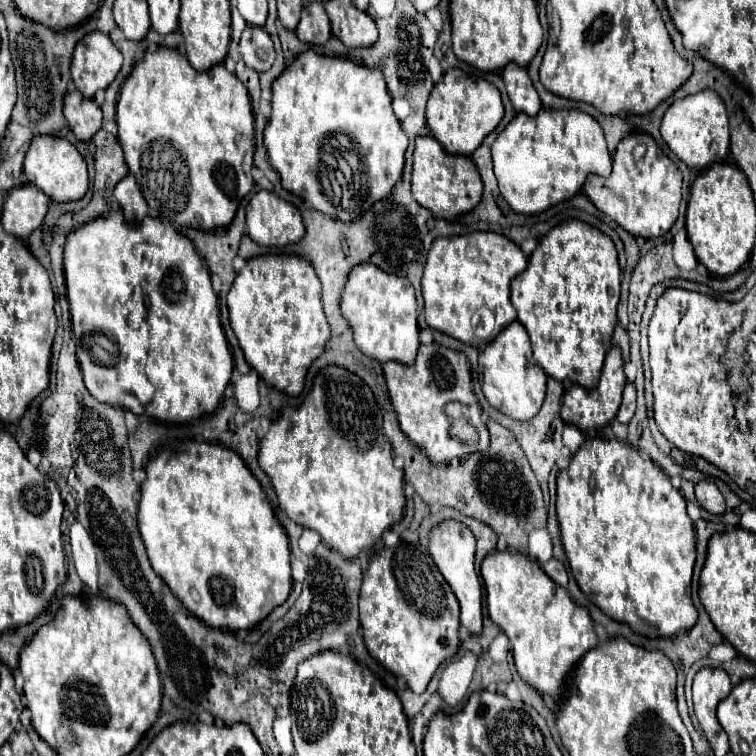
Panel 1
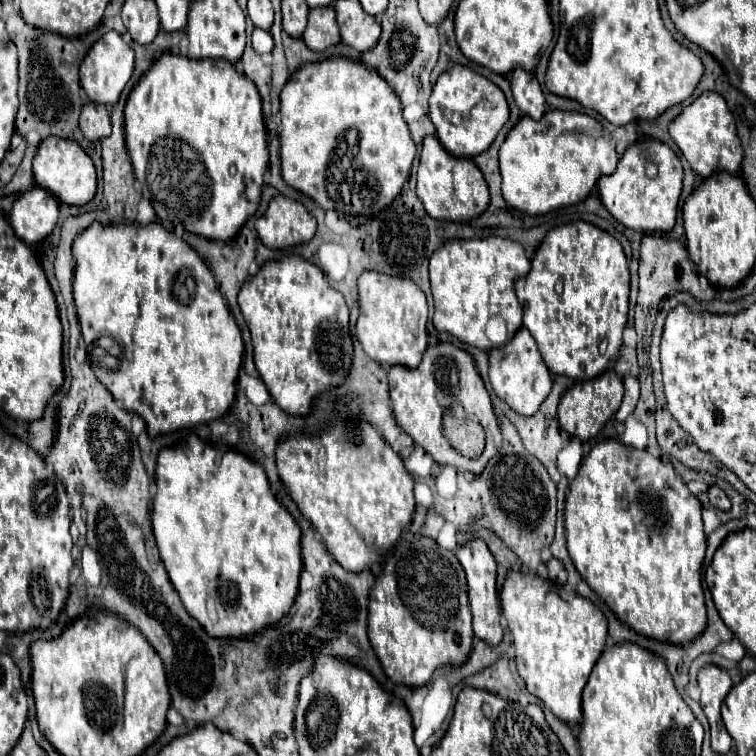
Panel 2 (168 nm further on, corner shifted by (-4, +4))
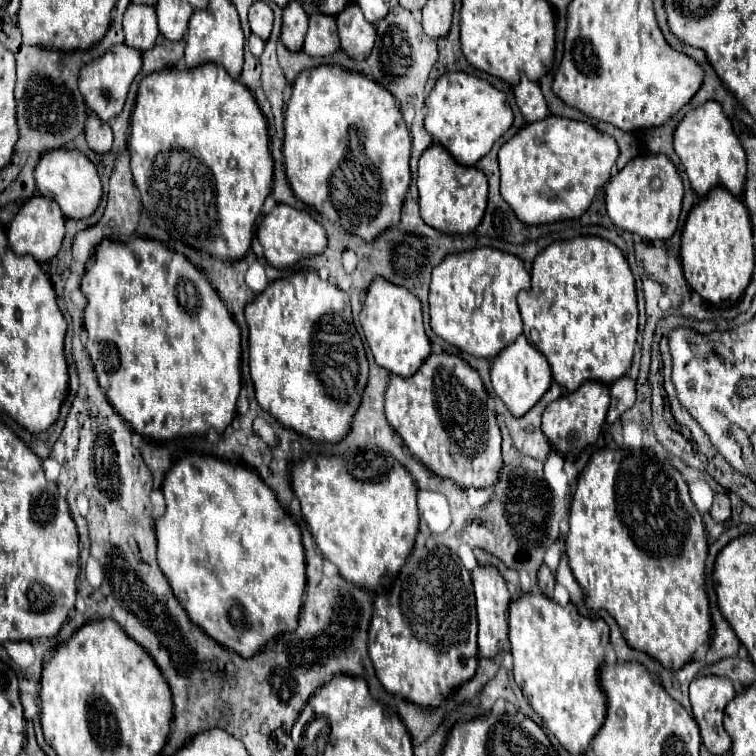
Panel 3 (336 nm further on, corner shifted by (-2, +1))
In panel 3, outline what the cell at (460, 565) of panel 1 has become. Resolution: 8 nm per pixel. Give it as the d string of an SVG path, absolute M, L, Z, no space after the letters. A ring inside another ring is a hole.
M479 565L471 579L477 599L479 655L495 657L507 641L507 609L511 603L507 583L493 565Z

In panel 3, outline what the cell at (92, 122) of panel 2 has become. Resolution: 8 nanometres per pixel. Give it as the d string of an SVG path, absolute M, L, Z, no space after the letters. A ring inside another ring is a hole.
M91 113L85 121L87 145L97 153L109 153L113 145L113 131L105 121L99 121L97 113Z

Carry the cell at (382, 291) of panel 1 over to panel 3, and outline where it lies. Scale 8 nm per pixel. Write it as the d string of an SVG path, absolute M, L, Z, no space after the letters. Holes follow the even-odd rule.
M375 277L371 281L359 321L375 363L385 367L389 373L409 377L431 353L431 343L421 321L421 301L409 289L393 285L383 277Z

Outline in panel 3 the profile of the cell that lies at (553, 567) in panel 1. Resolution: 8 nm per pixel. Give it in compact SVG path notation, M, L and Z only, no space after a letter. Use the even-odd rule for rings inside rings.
M543 563L539 569L539 585L543 587L547 597L553 597L553 589L555 589L555 575L553 571Z

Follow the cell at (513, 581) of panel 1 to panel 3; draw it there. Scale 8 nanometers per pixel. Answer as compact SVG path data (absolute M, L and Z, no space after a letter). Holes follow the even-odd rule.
M525 593L513 599L509 605L509 641L513 653L513 675L515 683L523 691L527 703L543 717L549 731L561 741L571 755L581 755L589 747L591 739L603 725L605 697L599 689L597 675L609 643L609 627L603 619L591 619L577 611L573 603L559 605L545 593Z

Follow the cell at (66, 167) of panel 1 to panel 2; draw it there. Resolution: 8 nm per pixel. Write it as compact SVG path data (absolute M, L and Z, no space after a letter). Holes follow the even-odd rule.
M45 138L35 154L33 160L33 174L35 182L39 186L45 186L61 204L69 206L83 206L89 200L93 200L97 192L97 176L95 176L95 166L91 158L81 150L81 146L73 140L63 140L63 138Z

